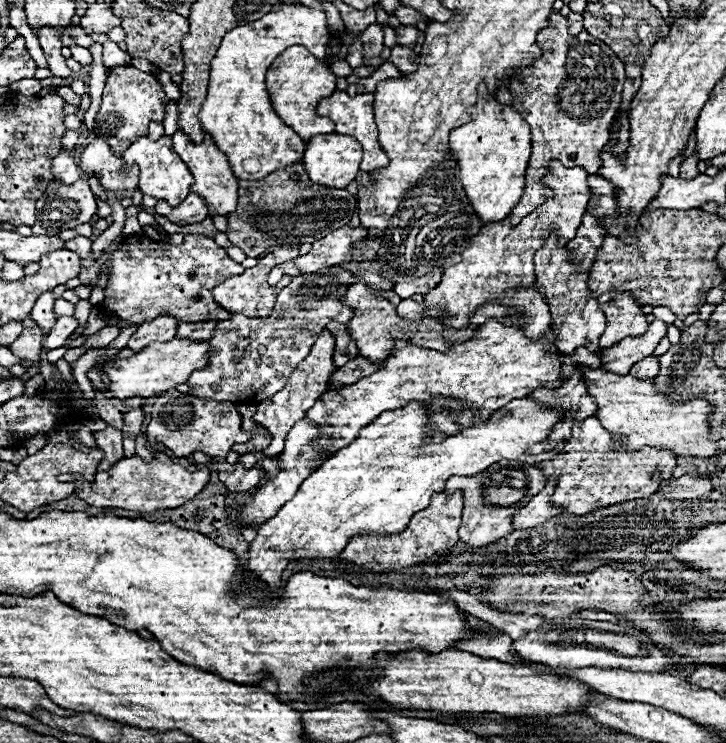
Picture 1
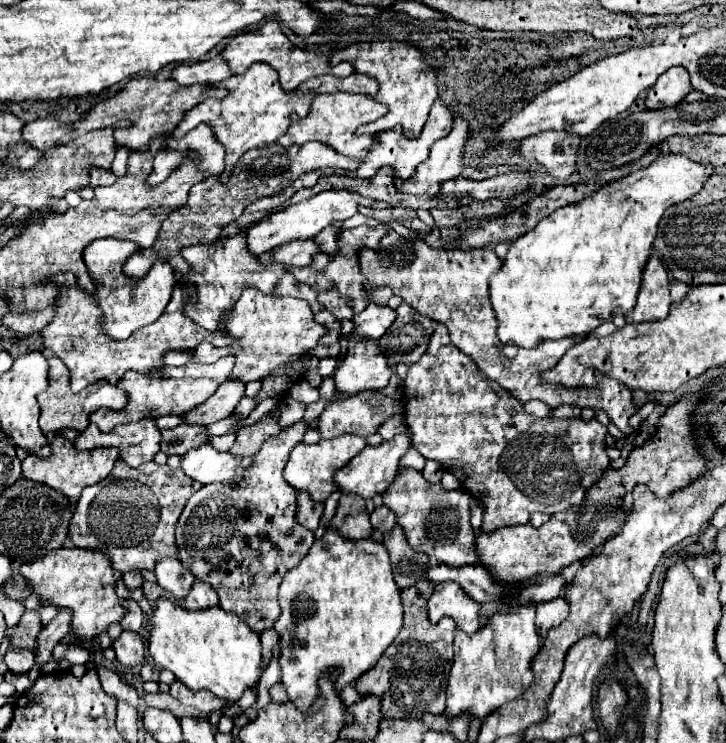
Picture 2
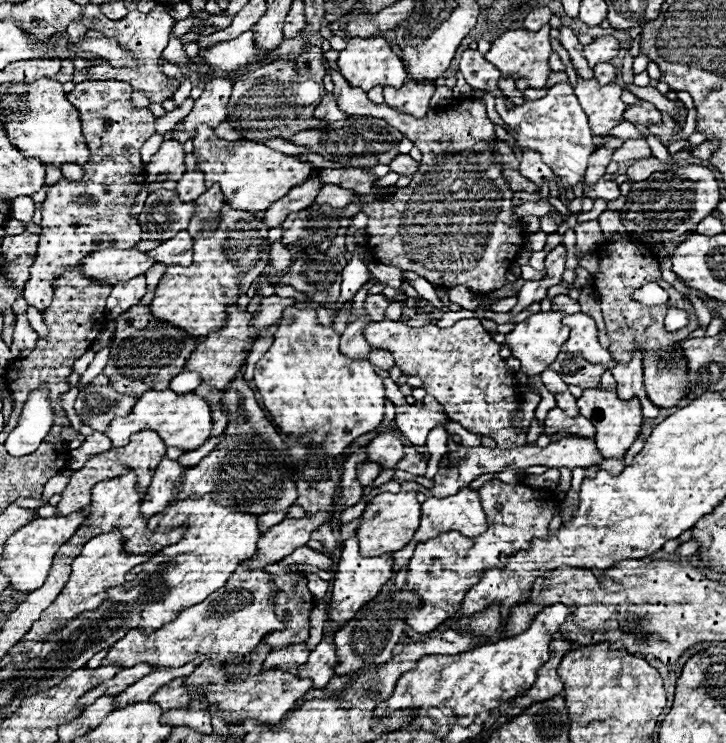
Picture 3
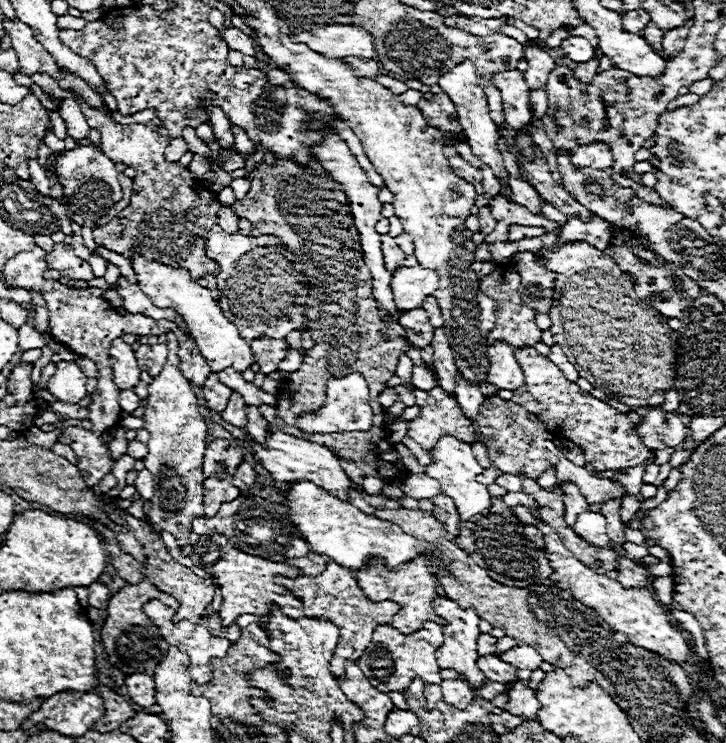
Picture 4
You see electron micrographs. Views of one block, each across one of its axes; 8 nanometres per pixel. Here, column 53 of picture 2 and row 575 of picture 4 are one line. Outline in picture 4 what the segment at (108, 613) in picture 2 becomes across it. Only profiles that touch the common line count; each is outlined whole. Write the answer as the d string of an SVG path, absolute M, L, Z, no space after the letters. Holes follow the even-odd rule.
M536 520L536 522L538 522L538 528L540 528L540 532L544 534L544 540L546 540L546 548L544 550L548 554L550 566L554 568L554 574L550 578L554 580L556 588L570 590L572 596L578 602L586 604L596 614L600 614L602 620L606 620L610 624L610 630L626 634L628 642L632 642L634 646L646 648L650 652L656 652L660 656L664 656L666 660L676 660L676 664L680 664L680 666L688 662L688 658L690 658L688 640L684 638L684 634L680 630L676 630L668 622L668 616L664 614L660 604L654 600L650 590L624 588L618 580L612 580L606 574L594 572L592 568L588 568L586 564L576 560L570 550L564 548L564 544L562 544L560 536L554 532L554 528L550 528L542 520Z

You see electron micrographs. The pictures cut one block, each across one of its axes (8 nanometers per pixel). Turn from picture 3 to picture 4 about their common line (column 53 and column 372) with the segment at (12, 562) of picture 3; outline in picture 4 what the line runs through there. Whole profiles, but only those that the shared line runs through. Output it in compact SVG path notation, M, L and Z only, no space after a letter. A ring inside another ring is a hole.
M296 482L284 492L290 518L298 526L302 538L310 544L312 552L326 556L342 568L360 570L364 568L364 564L370 564L370 558L380 558L388 564L388 568L394 568L396 564L404 564L408 560L414 560L416 556L426 556L426 552L436 552L432 544L416 540L388 520L380 520L376 516L360 512L356 506L342 502L340 498L328 494L312 482Z

